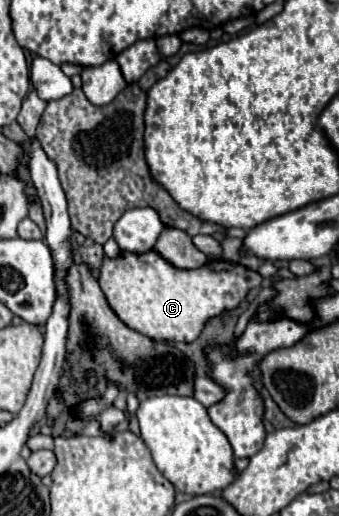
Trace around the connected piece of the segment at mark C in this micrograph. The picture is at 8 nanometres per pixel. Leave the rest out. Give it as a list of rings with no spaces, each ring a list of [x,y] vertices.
[[[147,251],[145,255],[121,253],[117,259],[103,259],[99,275],[99,285],[107,297],[107,303],[127,327],[155,341],[181,341],[181,343],[195,341],[201,335],[207,321],[221,317],[223,311],[237,309],[247,297],[249,289],[260,286],[261,282],[262,277],[256,271],[229,261],[209,261],[199,269],[181,271],[169,265],[165,259],[161,259],[155,251]]]

